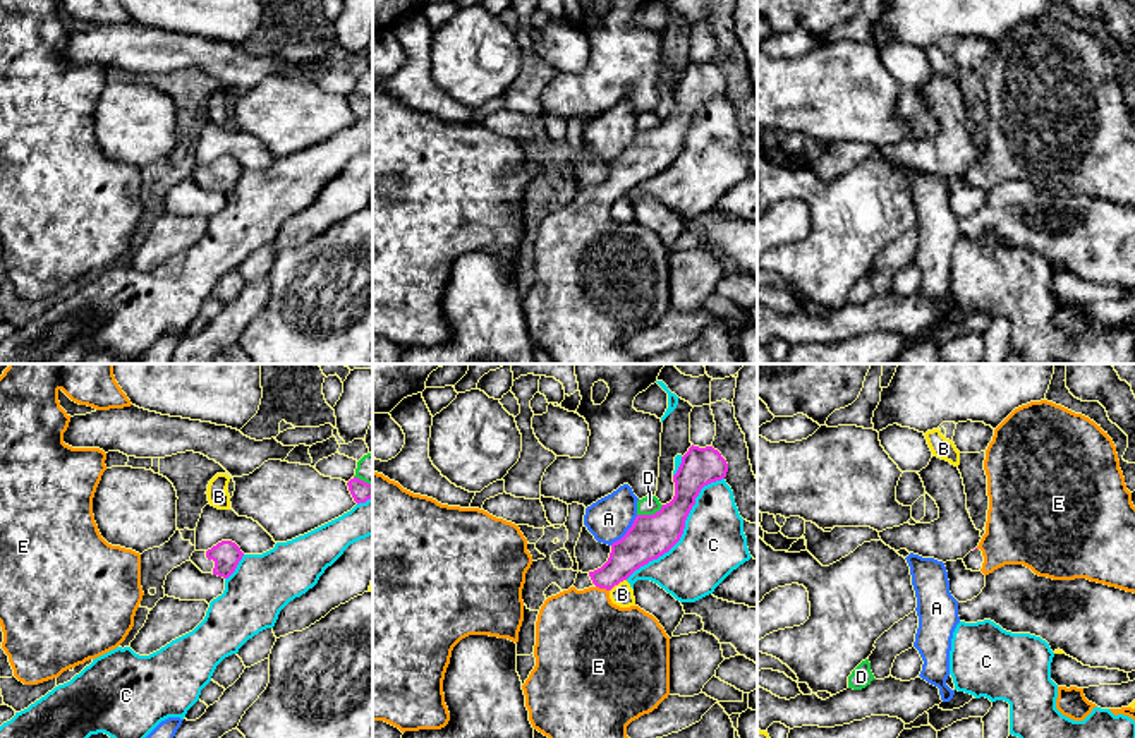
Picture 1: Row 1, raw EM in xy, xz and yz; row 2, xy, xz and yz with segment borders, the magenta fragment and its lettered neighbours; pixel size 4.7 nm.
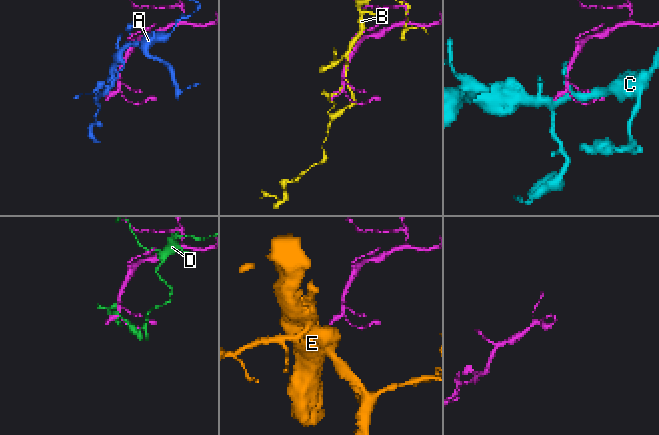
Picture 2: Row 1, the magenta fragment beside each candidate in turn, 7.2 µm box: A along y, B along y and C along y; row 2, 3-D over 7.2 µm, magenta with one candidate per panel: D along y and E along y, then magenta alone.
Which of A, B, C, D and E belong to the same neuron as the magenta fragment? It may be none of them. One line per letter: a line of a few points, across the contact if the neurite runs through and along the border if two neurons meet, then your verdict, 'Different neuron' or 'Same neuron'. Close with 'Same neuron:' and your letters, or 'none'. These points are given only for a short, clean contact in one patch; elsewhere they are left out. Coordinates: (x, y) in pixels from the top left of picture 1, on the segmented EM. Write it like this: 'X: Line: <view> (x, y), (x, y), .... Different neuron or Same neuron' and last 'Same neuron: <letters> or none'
A: Line: xz (637, 515), (632, 526), (610, 544). Different neuron
B: Different neuron
C: Different neuron
D: Different neuron
E: Line: xz (637, 546), (603, 587), (581, 635). Same neuron
Same neuron: E

